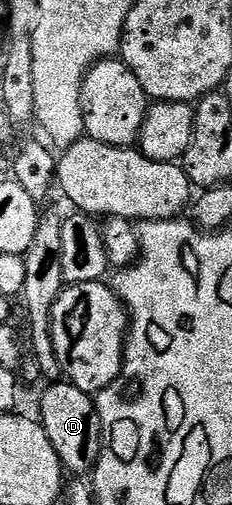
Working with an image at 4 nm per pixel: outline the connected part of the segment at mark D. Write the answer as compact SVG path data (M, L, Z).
M56 381L44 393L40 401L39 420L53 448L60 457L63 468L74 477L89 476L99 461L102 451L102 419L97 404L83 390L68 381Z

